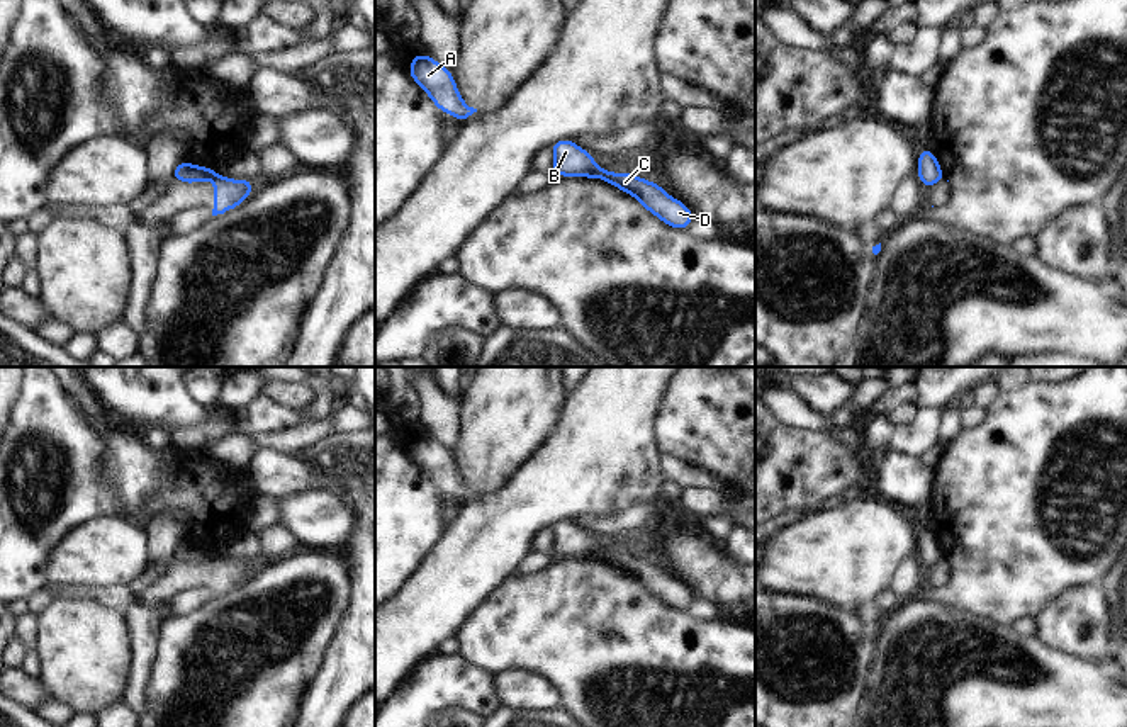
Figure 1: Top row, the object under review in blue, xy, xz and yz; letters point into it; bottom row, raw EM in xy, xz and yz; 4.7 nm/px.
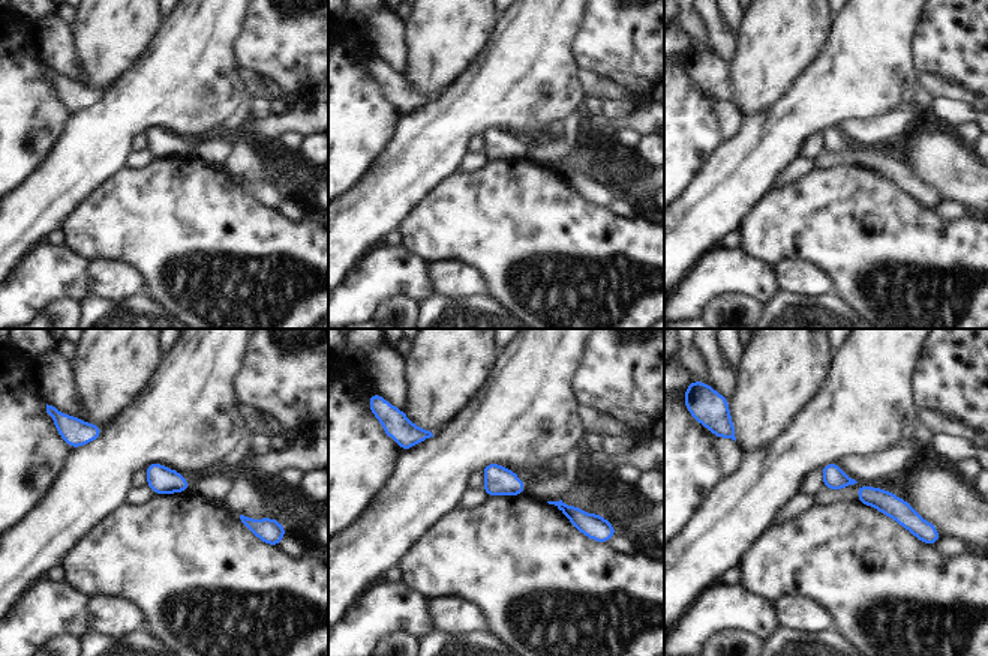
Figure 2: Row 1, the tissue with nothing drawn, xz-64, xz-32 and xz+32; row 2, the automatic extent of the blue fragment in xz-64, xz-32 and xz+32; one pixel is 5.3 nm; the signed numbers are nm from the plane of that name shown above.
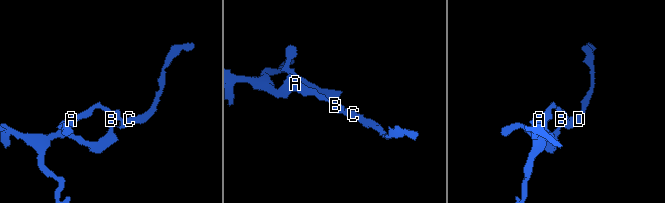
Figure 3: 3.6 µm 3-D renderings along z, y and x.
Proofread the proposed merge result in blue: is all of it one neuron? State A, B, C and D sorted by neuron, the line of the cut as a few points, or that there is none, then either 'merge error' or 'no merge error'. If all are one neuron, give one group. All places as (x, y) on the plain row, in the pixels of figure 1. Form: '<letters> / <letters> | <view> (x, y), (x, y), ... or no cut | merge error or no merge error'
A B / C D | xz (598, 547), (584, 554) | merge error

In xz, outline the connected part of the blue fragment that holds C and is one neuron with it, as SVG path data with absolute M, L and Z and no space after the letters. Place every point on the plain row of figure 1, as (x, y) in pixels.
M597 547L594 552L586 554L586 559L599 559L613 567L635 578L650 595L657 596L664 605L674 610L687 610L694 601L691 589L669 576L660 564L652 564L635 554L614 554Z

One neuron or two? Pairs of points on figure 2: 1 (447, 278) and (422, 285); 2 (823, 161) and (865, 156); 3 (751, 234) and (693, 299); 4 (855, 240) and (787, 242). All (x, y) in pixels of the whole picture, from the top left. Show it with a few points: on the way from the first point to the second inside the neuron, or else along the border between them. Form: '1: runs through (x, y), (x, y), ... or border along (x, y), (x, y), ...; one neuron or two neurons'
1: border along (428, 263), (428, 275), (434, 293); two neurons
2: runs through (834, 159), (855, 156); one neuron
3: border along (739, 245), (748, 254), (772, 263); two neurons
4: runs through (837, 231), (802, 231); one neuron

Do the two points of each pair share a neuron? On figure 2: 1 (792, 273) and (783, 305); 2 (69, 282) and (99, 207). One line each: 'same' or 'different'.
1: different
2: different

